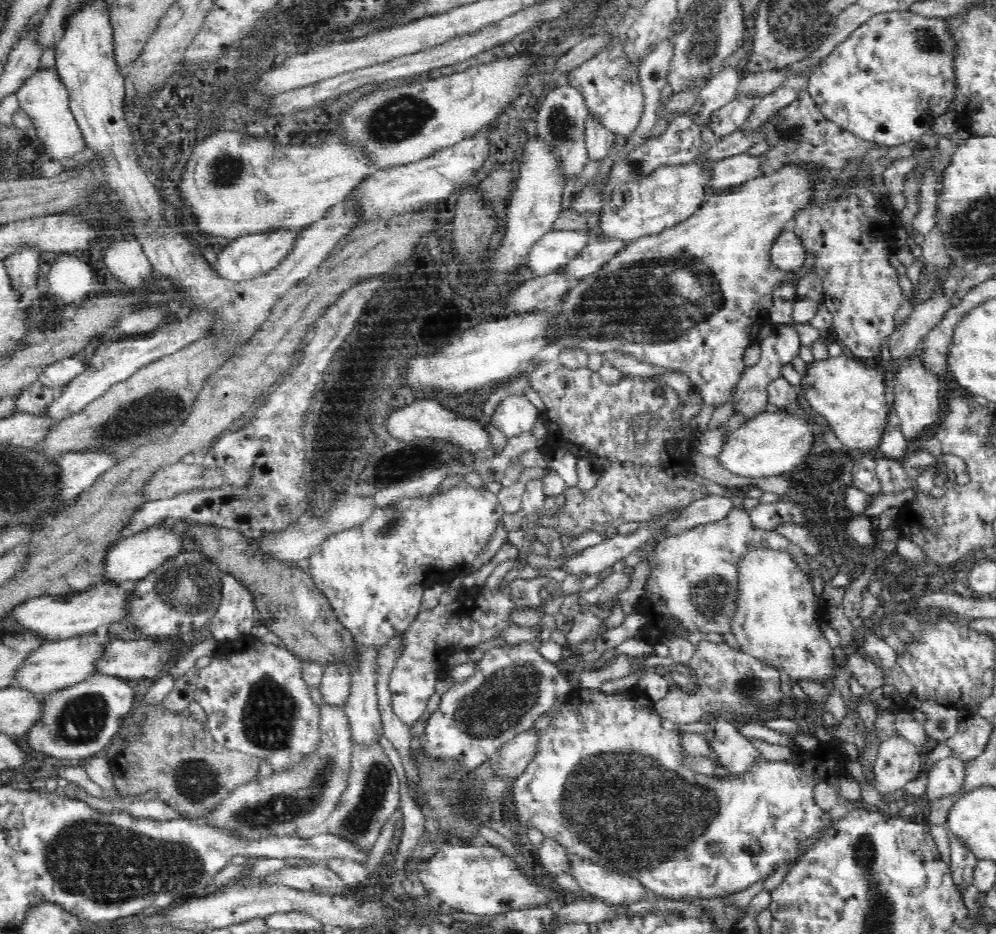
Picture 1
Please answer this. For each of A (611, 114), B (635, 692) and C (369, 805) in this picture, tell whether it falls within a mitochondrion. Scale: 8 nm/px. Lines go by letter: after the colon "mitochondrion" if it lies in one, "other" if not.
A: other
B: other
C: mitochondrion

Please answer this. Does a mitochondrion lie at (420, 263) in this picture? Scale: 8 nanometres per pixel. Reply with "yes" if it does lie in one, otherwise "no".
no

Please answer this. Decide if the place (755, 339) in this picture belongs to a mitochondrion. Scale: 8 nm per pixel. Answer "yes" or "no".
no

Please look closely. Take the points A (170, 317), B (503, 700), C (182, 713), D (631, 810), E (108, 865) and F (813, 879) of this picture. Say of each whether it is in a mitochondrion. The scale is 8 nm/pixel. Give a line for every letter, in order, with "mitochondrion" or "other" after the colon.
A: other
B: mitochondrion
C: other
D: mitochondrion
E: mitochondrion
F: other

